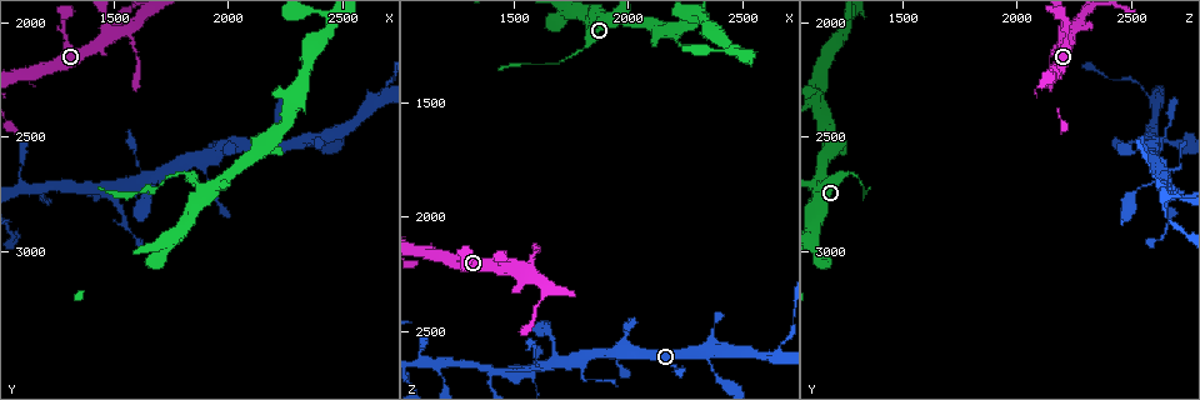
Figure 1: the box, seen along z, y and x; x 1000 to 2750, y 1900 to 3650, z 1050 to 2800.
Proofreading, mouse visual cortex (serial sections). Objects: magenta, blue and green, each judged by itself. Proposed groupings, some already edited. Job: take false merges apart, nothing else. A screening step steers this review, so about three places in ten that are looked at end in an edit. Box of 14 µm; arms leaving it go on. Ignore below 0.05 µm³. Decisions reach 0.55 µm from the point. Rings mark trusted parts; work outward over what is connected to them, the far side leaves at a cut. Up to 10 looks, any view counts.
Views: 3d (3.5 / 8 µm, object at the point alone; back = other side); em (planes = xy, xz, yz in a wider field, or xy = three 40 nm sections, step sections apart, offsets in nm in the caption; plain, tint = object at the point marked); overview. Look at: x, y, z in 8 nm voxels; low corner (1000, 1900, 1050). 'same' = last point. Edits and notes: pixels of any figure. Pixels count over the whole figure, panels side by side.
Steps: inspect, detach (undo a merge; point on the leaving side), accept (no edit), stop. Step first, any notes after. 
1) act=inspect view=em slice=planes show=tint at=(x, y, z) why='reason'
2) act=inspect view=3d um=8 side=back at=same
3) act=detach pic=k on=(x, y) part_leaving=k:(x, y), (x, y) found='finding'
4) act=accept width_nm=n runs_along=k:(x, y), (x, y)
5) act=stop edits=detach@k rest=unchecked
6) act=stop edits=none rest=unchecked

act=inspect view=3d um=8 at=(1820, 2650, 1250) why='thick turns thin'

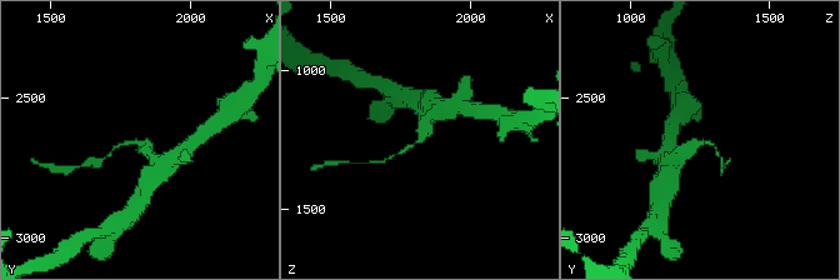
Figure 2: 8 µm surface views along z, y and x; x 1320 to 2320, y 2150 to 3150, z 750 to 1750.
act=inspect view=3d um=3.5 at=(1820, 2660, 1250) why='closer look'

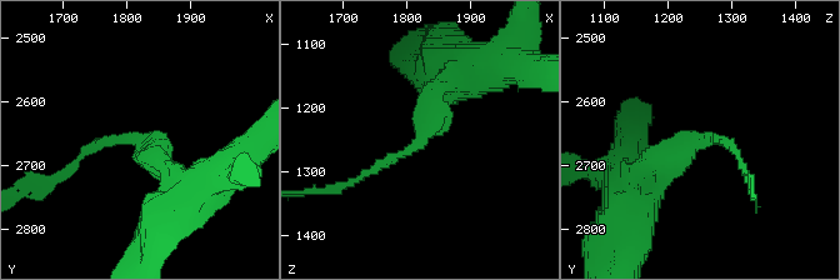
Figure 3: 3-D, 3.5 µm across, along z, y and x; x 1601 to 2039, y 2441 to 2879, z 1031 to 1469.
act=inspect view=em slice=xy step=5 show=tint at=(1815, 2665, 1260) why='shape alone is not enough'

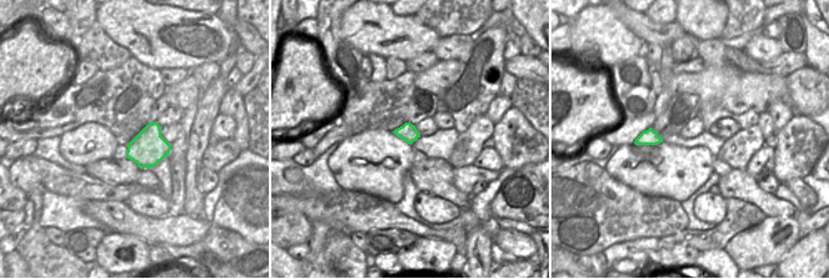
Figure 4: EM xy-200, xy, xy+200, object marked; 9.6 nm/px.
act=detach pic=3 on=(99, 143) found='a second cell is stuck on'

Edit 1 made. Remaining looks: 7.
act=inspect view=3d um=3.5 at=(1500, 2060, 2210) why='arms part here'

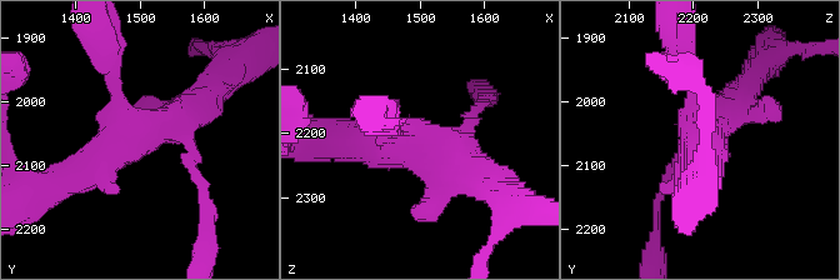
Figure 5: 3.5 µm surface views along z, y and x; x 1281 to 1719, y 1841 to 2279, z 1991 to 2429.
act=inspect view=em slice=xy step=2 show=tint at=(1505, 2055, 2220)

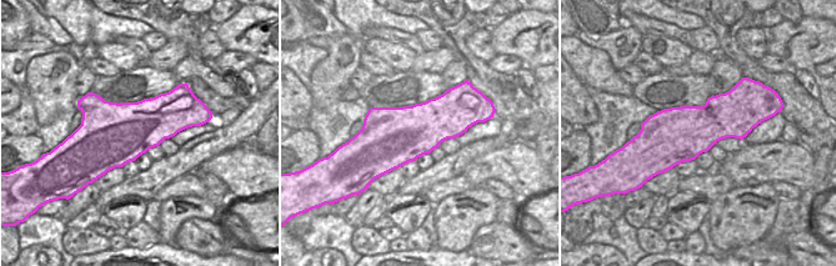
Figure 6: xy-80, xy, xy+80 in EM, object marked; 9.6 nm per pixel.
act=accept width_nm=550 runs_along=5:(48, 189), (190, 111) found='continuous, no second cell'

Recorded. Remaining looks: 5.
act=inspect view=3d um=8 side=back at=(1680, 2670, 2640) why='thin neck'

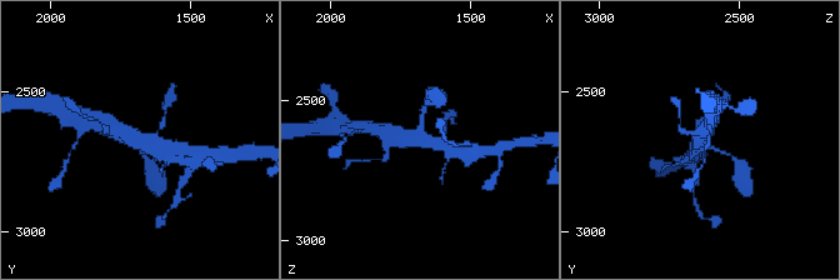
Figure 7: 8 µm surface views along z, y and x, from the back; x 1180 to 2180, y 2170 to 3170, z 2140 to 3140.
act=inspect view=em slice=xy step=5 show=tint at=(1680, 2670, 2630) why='need the tissue'

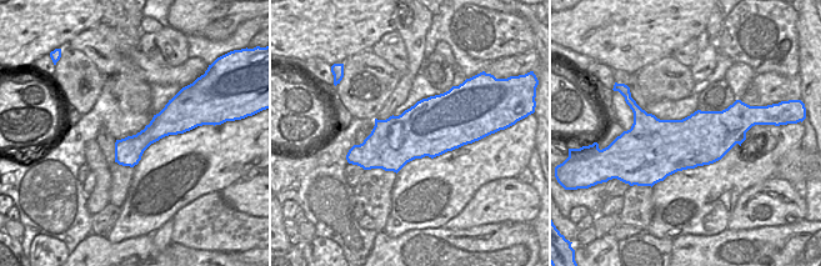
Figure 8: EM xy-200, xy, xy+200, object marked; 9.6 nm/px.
act=accept runs_along=7:(109, 126), (148, 145), (173, 153) found='one cell here'

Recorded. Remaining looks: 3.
act=inspect view=3d um=3.5 at=(1390, 2730, 2690) why='thin arm on a thick one'

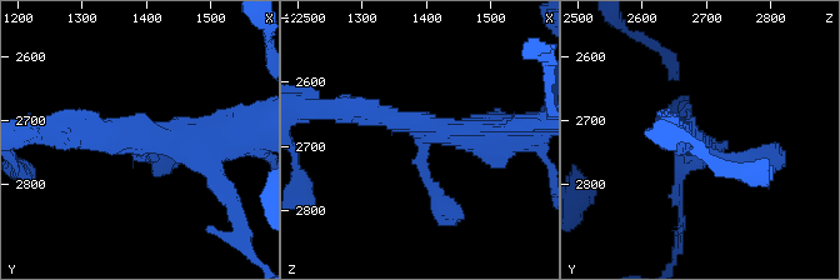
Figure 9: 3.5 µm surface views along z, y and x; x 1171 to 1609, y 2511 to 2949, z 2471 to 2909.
act=inspect view=em slice=xy step=5 show=tint at=(1395, 2735, 2690) arms=3 arm_widths_nm=150,300,450

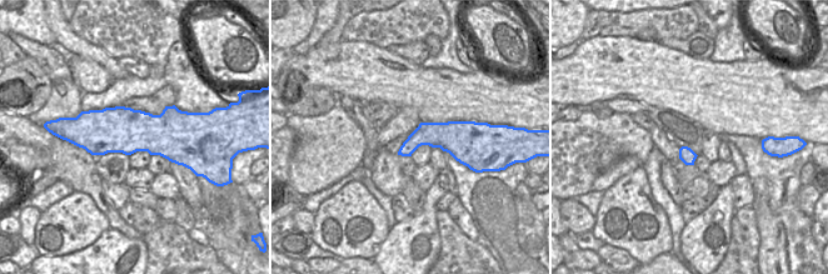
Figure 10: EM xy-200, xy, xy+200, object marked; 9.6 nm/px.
act=accept found='all the same cell'

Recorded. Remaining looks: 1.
act=stop edits=detach@3 rest=unchecked

